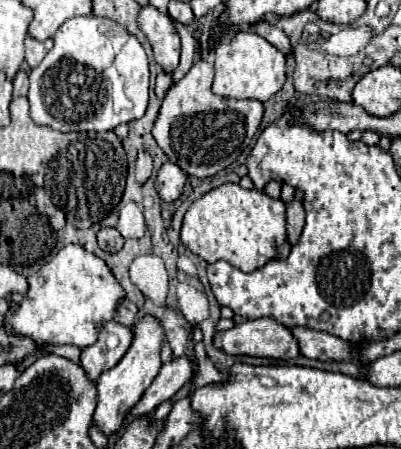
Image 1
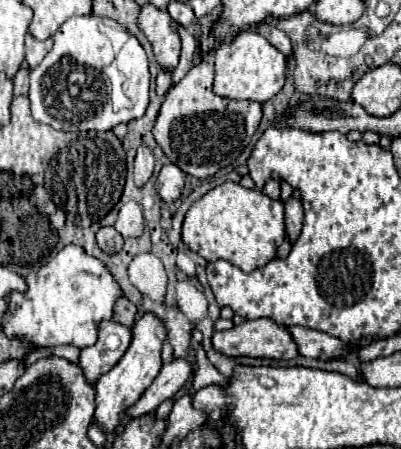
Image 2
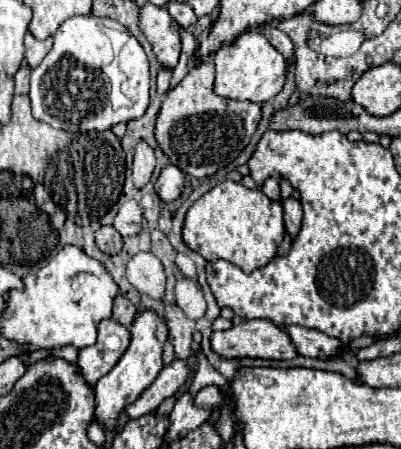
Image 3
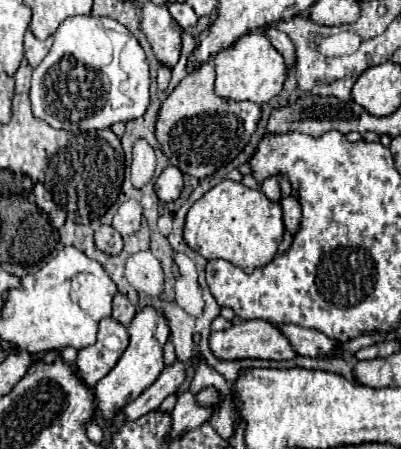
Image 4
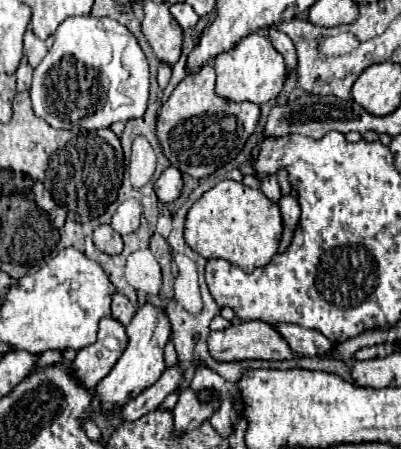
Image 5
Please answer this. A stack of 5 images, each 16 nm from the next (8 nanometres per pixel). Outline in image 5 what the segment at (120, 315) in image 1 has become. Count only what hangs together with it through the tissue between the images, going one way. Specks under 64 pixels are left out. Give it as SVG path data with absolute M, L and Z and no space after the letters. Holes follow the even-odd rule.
M114 294L114 298L112 298L112 318L122 322L124 326L128 326L134 314L136 314L136 306L130 304L130 300L124 294Z

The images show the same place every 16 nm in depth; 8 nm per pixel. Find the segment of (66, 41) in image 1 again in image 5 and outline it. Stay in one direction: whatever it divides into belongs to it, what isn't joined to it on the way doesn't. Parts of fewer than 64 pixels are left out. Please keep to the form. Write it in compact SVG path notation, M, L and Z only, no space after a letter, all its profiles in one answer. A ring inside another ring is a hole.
M72 16L58 26L52 48L48 50L40 66L34 68L30 98L34 114L46 120L52 128L100 130L110 128L114 122L128 122L132 118L140 118L148 106L148 86L148 60L128 28L112 18Z

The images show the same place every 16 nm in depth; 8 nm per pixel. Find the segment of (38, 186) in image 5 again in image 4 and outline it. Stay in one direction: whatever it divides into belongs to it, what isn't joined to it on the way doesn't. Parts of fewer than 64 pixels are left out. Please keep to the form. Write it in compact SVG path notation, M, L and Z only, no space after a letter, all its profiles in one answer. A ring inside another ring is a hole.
M42 184L34 186L34 198L36 198L36 206L40 210L44 210L46 214L50 214L50 212L56 210L56 204L52 202L52 196L46 192L46 188Z

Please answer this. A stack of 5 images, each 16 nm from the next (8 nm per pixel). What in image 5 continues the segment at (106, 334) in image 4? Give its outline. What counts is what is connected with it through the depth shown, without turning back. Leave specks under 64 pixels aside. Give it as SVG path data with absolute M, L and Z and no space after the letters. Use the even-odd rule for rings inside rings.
M106 316L104 320L100 320L98 340L78 350L78 356L72 362L74 376L86 388L94 388L114 368L116 360L122 356L126 346L128 346L126 328L112 316Z

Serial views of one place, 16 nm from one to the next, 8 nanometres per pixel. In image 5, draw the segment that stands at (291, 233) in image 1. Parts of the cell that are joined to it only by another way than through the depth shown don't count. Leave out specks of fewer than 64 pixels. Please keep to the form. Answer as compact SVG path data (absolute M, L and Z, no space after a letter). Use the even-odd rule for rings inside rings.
M282 196L282 200L278 204L280 204L280 210L282 210L284 224L294 232L298 220L300 220L300 204L298 204L298 200L294 196Z

